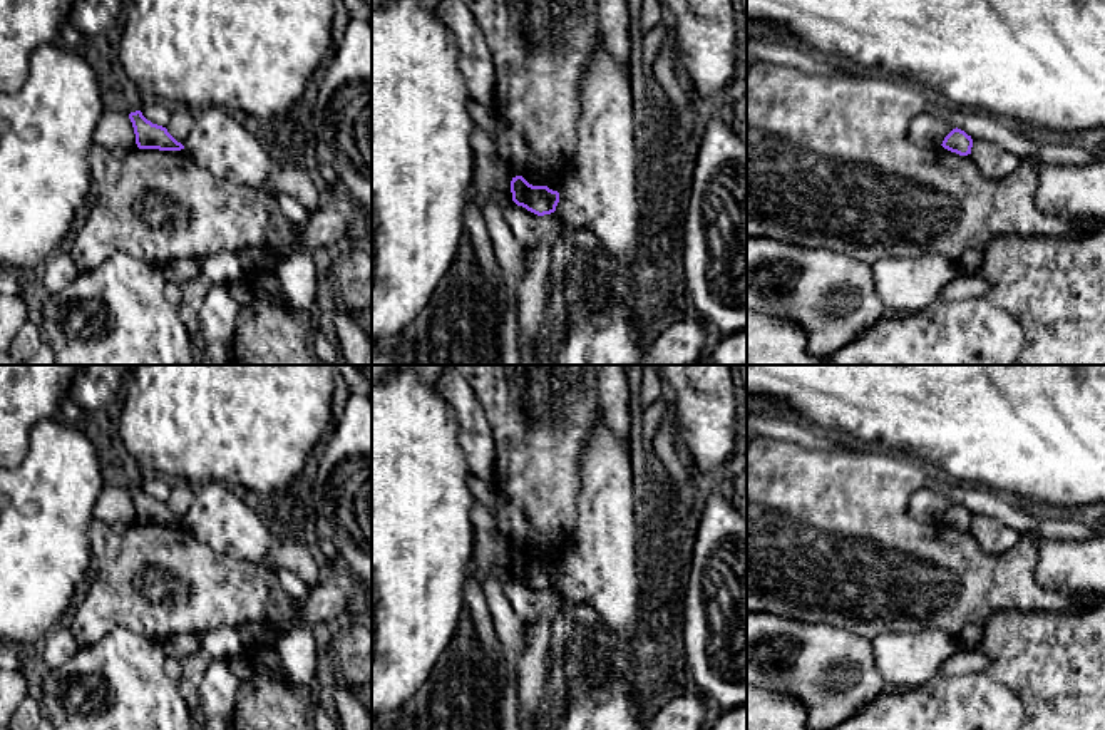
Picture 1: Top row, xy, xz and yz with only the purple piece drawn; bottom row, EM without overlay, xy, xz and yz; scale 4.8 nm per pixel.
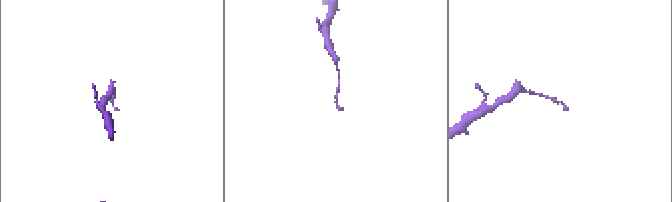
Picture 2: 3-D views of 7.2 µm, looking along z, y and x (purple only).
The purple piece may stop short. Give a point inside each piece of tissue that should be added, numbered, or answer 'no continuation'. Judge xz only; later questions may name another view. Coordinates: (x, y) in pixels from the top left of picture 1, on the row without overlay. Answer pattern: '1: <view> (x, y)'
no continuation

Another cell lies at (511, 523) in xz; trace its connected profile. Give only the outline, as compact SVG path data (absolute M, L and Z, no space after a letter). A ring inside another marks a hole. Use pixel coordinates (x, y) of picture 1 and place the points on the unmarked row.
M474 476L469 479L469 487L474 501L481 502L494 516L501 536L507 537L512 546L536 544L546 554L549 564L559 566L564 556L547 549L547 539L532 527L516 506Z

